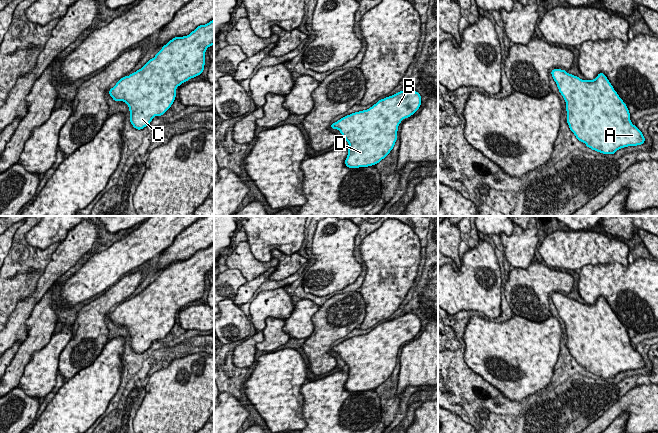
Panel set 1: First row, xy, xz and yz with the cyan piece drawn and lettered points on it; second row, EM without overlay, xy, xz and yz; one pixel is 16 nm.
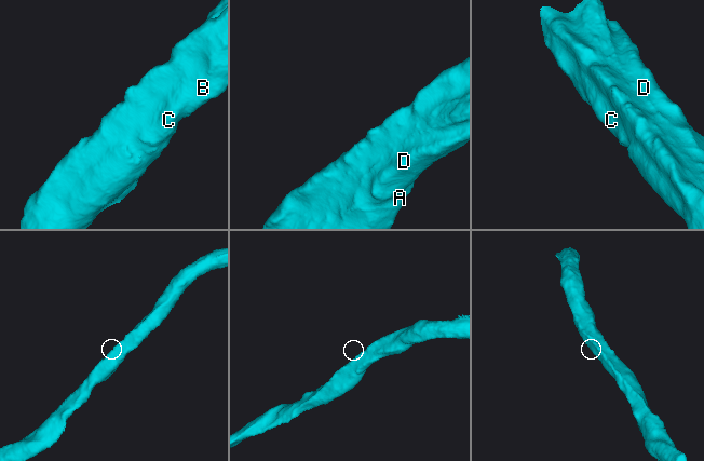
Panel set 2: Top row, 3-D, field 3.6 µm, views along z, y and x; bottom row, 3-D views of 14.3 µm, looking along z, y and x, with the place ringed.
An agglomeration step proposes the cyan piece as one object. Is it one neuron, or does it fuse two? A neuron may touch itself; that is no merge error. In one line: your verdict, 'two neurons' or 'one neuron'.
one neuron

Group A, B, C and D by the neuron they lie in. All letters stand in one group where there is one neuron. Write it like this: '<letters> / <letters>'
A B C D

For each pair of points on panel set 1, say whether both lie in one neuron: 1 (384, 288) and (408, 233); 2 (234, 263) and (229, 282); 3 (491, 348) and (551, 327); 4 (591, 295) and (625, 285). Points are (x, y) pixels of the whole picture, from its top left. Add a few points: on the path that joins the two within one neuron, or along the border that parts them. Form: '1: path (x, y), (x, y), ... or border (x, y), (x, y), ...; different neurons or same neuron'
1: path (390, 274), (392, 252), (395, 247); same neuron
2: border (229, 268), (238, 270), (247, 280); different neurons
3: path (506, 347), (532, 346), (536, 342); same neuron
4: path (599, 287), (601, 285), (617, 285); same neuron

